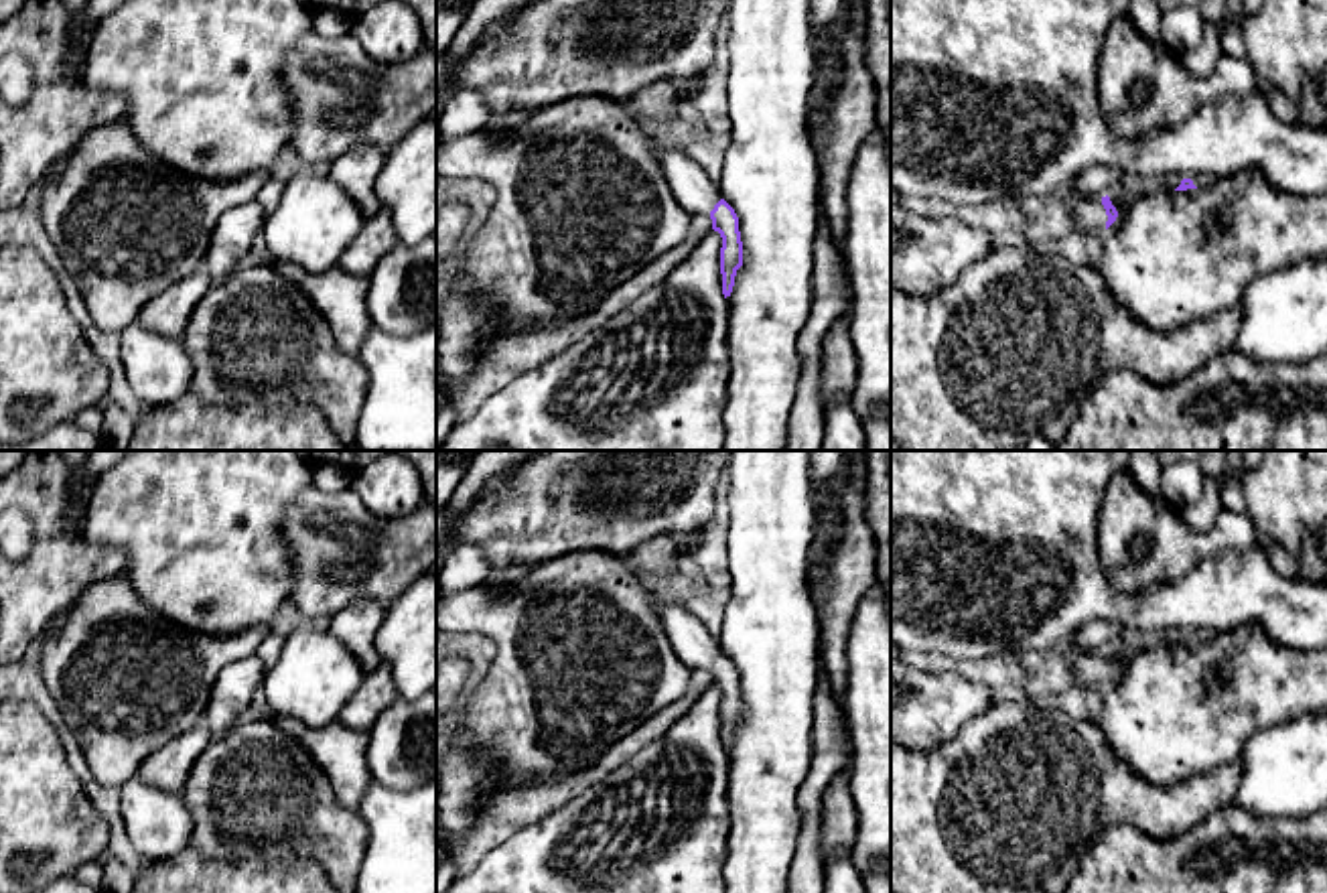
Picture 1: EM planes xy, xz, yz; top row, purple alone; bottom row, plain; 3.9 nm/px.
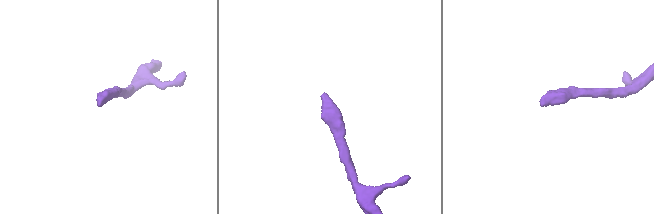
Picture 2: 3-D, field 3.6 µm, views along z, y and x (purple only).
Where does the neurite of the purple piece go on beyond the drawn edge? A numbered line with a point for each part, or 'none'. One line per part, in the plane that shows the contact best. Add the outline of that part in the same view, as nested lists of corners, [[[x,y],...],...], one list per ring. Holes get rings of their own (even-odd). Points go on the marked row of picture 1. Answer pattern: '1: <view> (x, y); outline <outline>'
1: yz (1090, 218); outline [[[1079,199],[1073,205],[1073,231],[1081,237],[1102,235],[1106,231],[1106,209],[1102,199]]]

